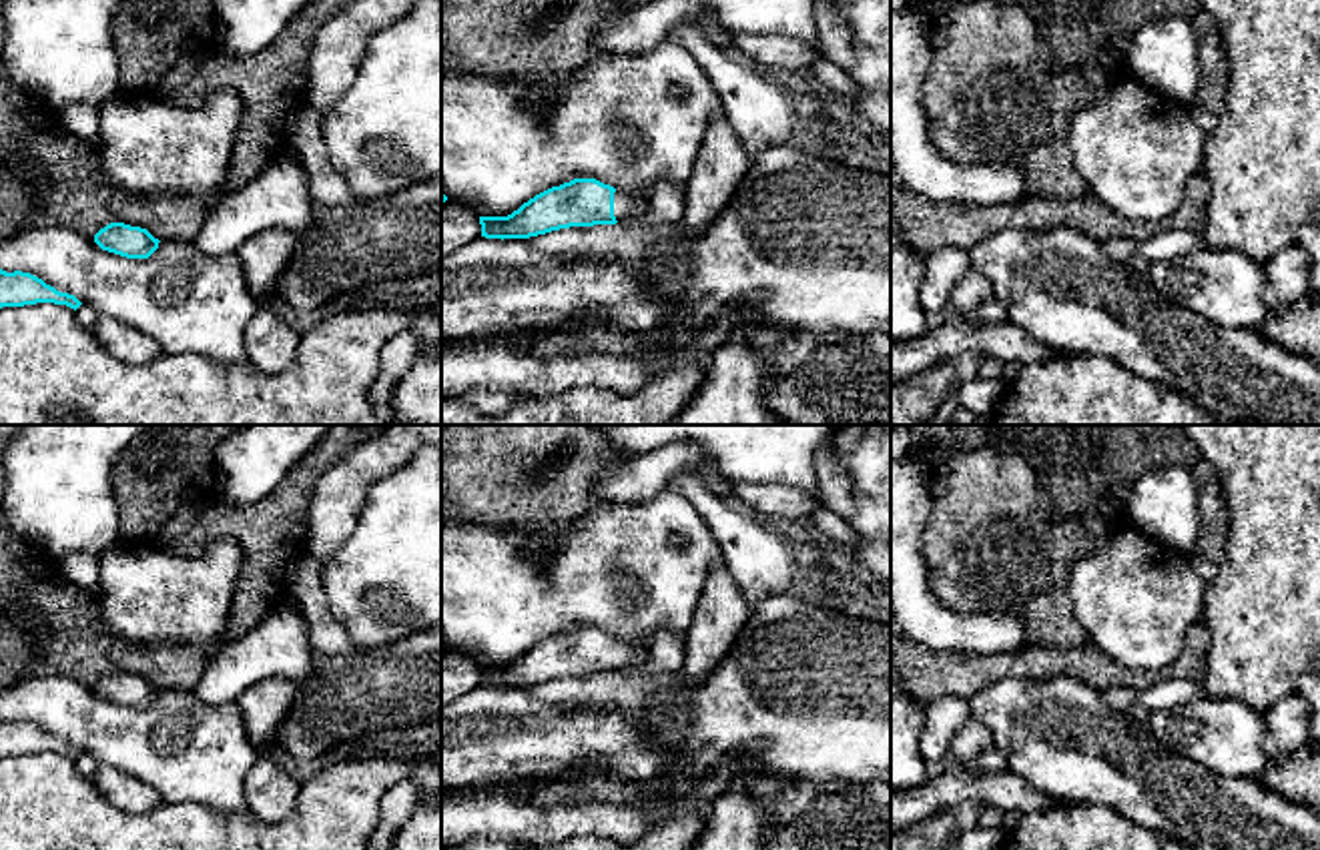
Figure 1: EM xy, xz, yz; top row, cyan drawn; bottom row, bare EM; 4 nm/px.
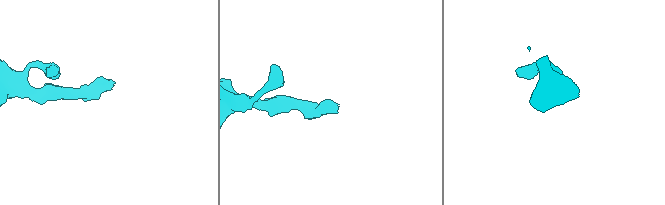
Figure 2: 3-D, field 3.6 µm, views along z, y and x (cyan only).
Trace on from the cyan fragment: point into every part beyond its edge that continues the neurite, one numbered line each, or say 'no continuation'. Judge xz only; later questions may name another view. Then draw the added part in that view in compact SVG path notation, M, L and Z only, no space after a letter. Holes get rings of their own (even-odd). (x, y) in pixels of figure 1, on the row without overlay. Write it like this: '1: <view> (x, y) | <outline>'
1: xz (626, 654) | M616 638L616 642L614 642L614 666L616 666L616 670L638 668L646 660L648 660L646 646L628 644L626 640Z

